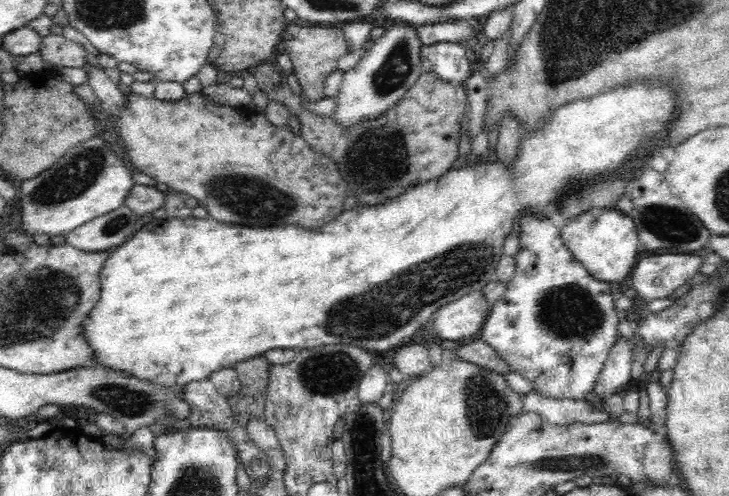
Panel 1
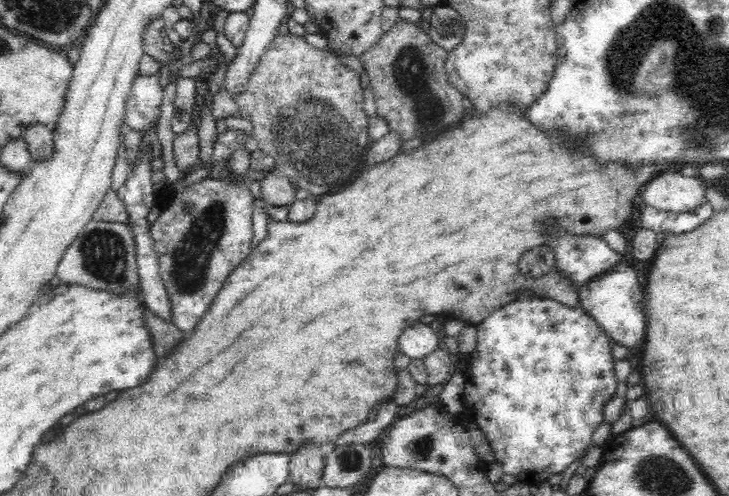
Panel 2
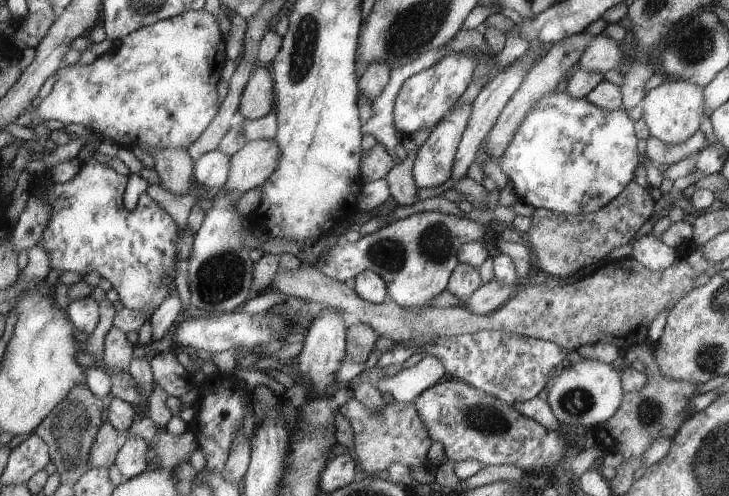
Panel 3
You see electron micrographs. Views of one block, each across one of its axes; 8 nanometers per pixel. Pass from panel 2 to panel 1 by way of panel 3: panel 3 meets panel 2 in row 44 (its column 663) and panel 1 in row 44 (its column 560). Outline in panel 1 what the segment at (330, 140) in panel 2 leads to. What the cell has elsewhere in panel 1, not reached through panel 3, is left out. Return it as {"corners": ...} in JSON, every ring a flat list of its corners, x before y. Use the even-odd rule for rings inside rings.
{"corners":[[290,23,282,33,281,40,291,58,293,74,298,78,298,84,300,84,304,96,310,102,318,102,325,98,324,81,326,76,338,69,338,61,341,60,341,56,348,53,343,29,339,27,327,28,322,25,301,26]]}

